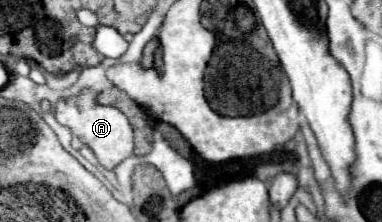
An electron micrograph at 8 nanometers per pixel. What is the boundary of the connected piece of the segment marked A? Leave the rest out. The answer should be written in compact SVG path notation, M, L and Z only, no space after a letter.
M83 89L79 95L69 95L55 105L55 119L73 133L73 147L89 147L105 169L115 169L121 161L133 155L133 129L127 117L117 107L97 103L97 93Z

